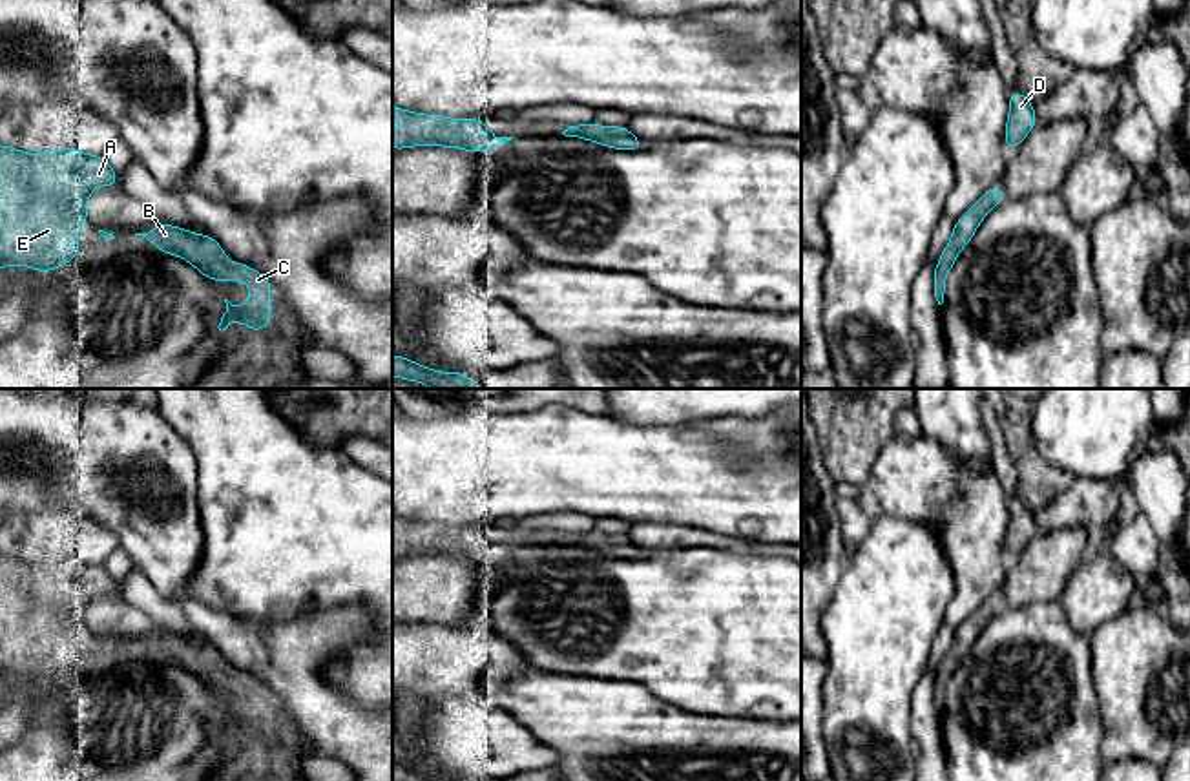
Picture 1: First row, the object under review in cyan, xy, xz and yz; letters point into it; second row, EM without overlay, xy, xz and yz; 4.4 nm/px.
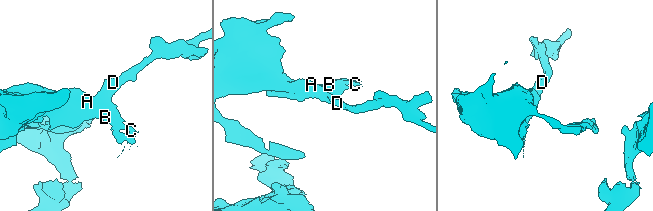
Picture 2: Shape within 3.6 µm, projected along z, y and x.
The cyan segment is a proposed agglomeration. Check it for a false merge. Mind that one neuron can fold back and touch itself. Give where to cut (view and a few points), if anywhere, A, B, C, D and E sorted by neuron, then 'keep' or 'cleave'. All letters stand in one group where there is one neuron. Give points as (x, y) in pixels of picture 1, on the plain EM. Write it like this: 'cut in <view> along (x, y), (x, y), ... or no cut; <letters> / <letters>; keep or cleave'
no cut; A B C D E; keep

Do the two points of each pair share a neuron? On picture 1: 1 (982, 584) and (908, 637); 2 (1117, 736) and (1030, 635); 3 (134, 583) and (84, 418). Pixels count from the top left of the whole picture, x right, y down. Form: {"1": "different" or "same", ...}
{"1": "different", "2": "different", "3": "different"}

